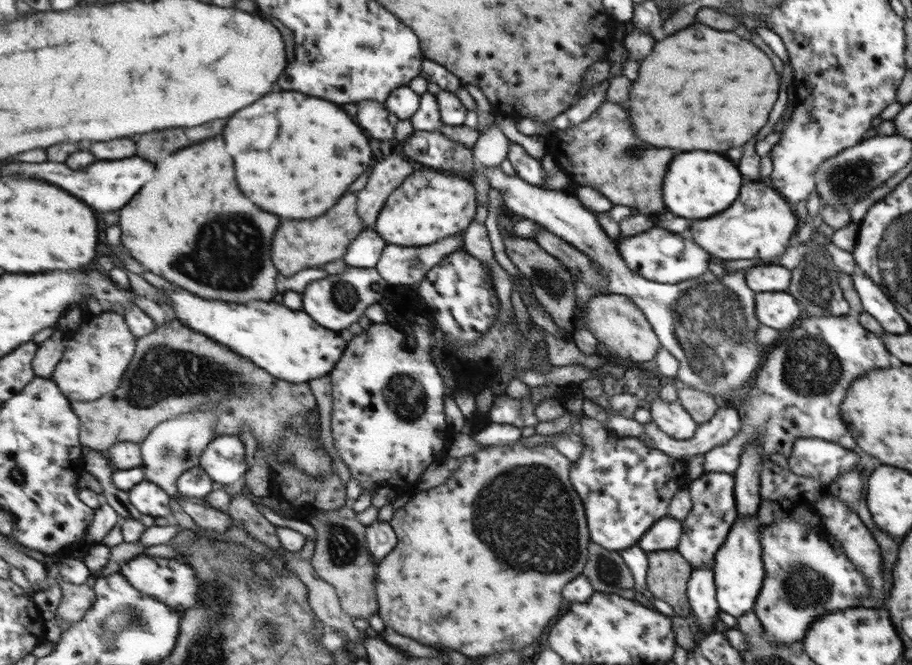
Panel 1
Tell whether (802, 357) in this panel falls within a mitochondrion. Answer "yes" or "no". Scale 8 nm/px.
yes

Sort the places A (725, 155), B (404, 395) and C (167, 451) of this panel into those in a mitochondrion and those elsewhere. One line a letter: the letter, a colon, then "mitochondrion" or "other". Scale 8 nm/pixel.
A: other
B: mitochondrion
C: mitochondrion

